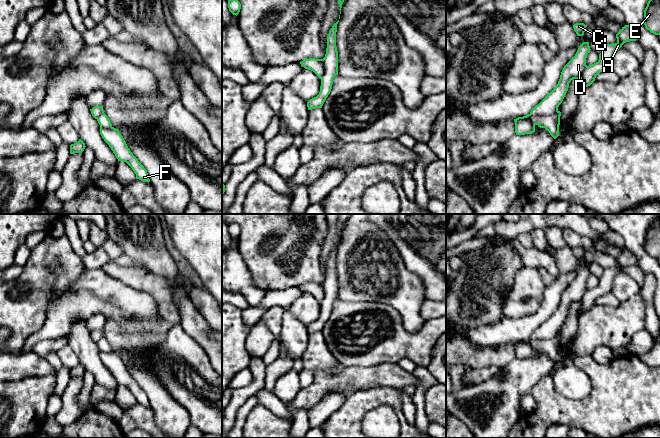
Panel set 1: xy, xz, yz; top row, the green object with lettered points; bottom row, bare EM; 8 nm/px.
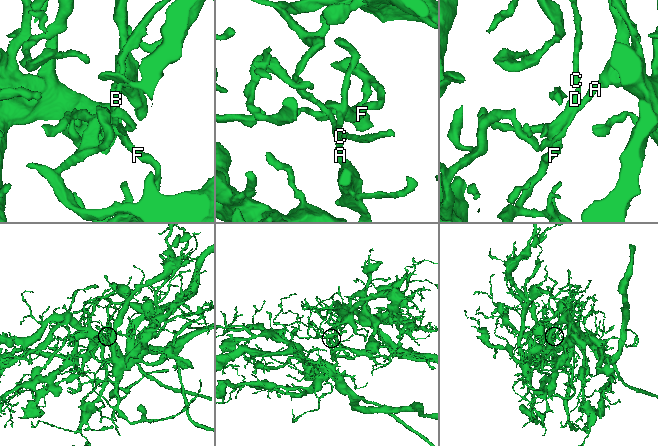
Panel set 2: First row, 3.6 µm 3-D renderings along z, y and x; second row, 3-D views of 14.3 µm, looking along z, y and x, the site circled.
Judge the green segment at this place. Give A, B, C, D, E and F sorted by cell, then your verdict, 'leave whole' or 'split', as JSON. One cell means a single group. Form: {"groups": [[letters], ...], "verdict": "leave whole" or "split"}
{"groups": [["A", "B", "E"], ["C", "D", "F"]], "verdict": "split"}

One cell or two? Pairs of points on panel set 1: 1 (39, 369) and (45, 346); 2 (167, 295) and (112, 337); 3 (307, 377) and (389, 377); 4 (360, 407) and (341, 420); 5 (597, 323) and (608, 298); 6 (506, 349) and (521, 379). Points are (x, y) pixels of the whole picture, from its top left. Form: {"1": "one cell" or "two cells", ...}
{"1": "two cells", "2": "one cell", "3": "two cells", "4": "one cell", "5": "two cells", "6": "two cells"}

